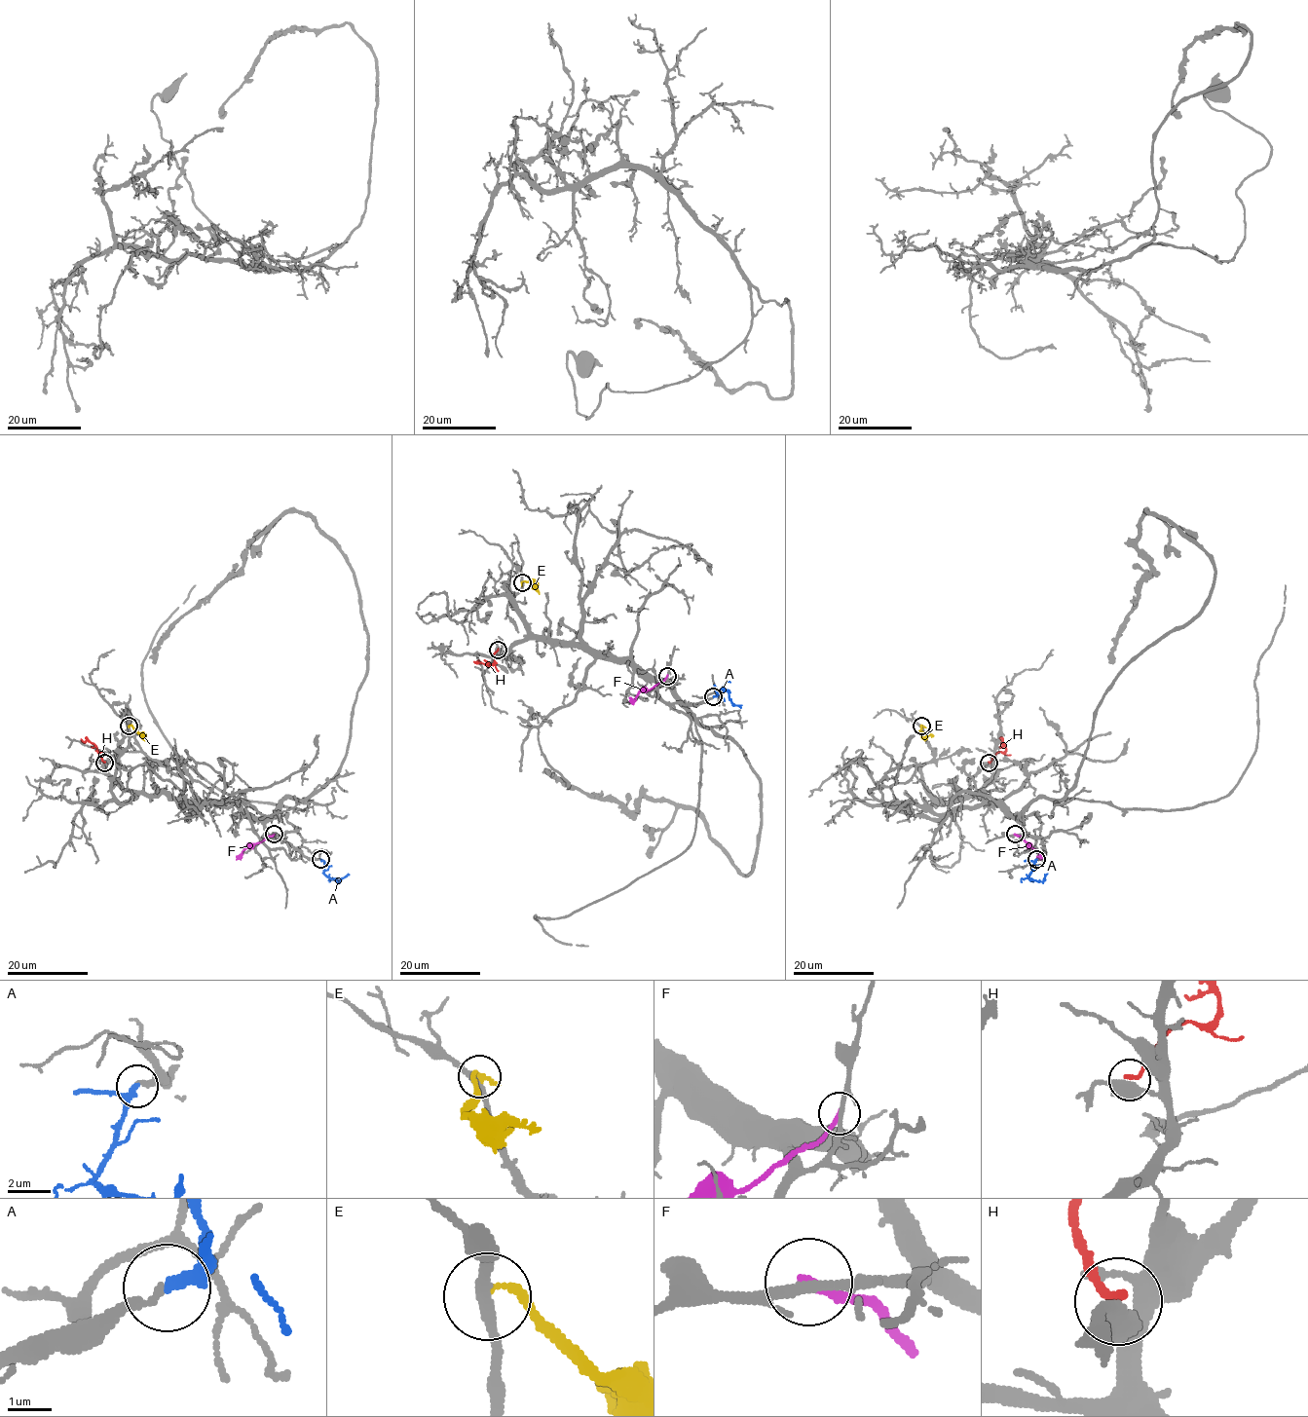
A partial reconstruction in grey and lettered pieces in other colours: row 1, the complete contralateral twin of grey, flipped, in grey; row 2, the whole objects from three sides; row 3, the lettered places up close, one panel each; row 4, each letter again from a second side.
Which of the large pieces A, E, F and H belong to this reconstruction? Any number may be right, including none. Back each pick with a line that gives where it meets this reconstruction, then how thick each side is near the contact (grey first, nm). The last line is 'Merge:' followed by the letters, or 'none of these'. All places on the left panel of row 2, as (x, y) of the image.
A: meets grey at (320, 859); 200 nm thick on the grey side, 240 nm on the other
Merge: A

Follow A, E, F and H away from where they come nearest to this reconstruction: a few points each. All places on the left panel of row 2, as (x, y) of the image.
A: (320, 860), (324, 863), (324, 873), (336, 880), (349, 874)
E: (129, 726), (145, 735)
F: (274, 835), (249, 843), (237, 860)
H: (104, 763), (101, 752), (87, 739), (83, 741), (81, 738)

